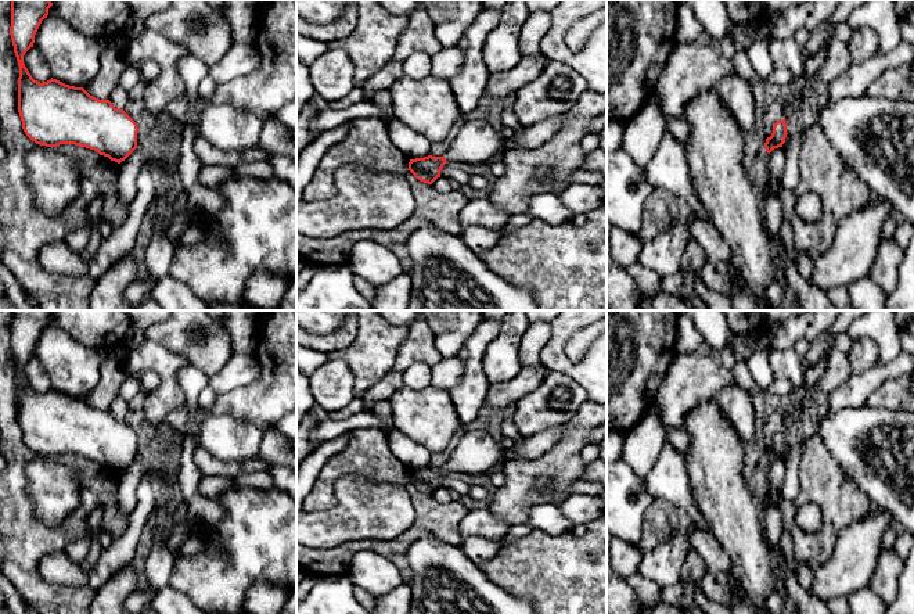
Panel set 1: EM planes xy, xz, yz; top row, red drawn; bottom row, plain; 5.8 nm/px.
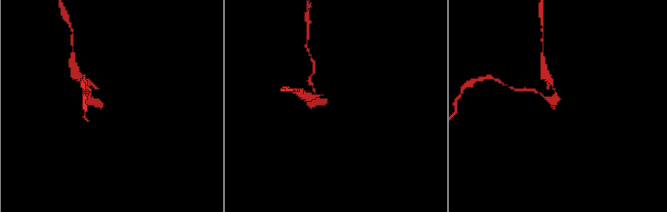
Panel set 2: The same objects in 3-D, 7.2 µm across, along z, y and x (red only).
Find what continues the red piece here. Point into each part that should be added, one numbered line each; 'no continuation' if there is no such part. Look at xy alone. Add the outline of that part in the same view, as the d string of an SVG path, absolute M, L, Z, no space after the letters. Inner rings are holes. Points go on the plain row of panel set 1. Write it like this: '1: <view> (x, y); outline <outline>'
no continuation

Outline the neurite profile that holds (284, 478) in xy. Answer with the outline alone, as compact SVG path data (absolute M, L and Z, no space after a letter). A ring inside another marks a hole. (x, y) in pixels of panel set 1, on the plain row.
M270 464L269 473L273 475L274 486L284 489L296 500L296 474L288 467Z

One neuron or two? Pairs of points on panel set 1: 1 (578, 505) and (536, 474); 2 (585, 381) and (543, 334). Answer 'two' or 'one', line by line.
1: two
2: two

